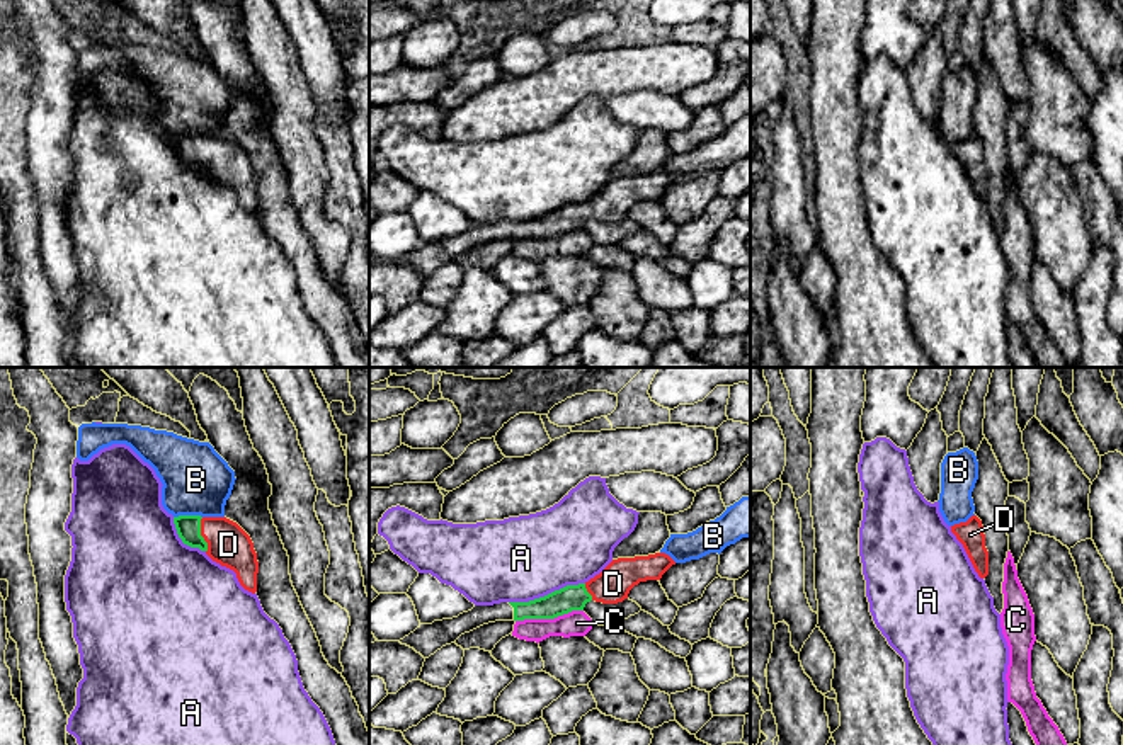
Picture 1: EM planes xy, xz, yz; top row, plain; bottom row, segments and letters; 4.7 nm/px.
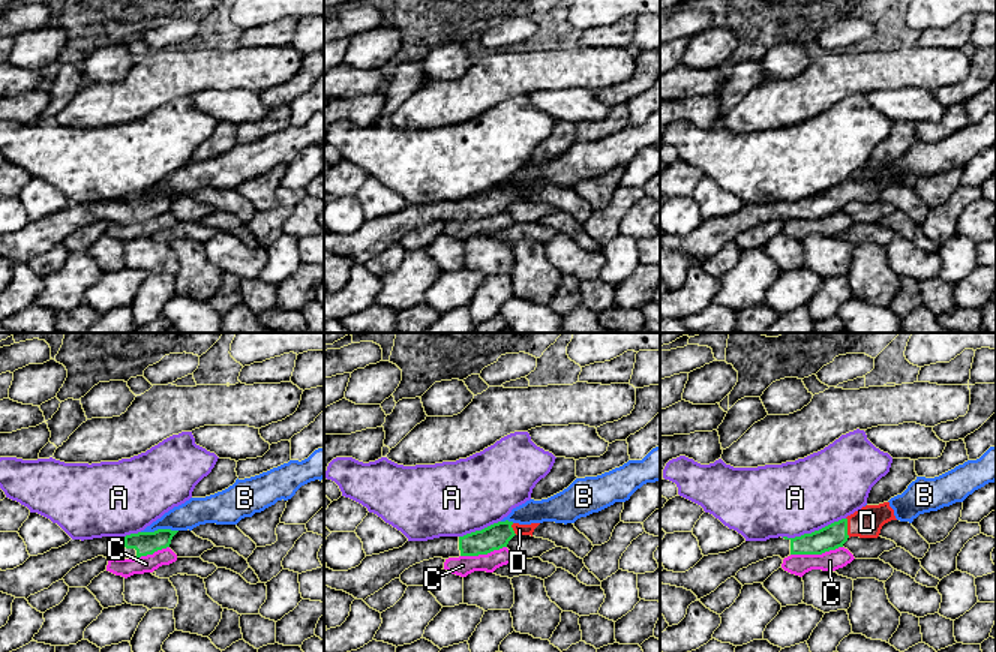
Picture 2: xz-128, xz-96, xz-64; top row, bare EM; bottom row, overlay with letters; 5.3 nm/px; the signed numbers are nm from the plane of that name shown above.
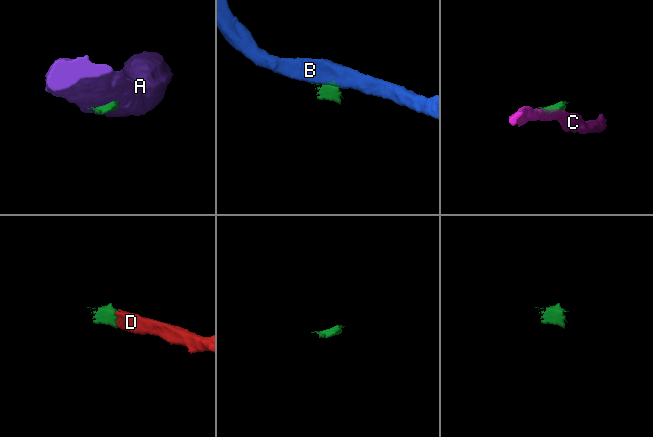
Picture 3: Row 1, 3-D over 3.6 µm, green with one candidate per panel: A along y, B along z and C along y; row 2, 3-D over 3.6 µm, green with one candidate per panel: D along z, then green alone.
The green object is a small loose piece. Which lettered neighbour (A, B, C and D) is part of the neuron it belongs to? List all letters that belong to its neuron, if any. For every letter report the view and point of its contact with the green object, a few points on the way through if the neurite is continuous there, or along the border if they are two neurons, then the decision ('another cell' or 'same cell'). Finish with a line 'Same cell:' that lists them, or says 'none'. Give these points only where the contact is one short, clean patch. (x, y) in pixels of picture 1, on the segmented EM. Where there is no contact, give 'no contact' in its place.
A: contact xz (548, 594); another cell
B: contact xy (188, 516); another cell
C: contact xz (548, 618); another cell
D: contact xy (199, 534); way xy (188, 528), (199, 534), (215, 534), (228, 545); same cell
Same cell: D

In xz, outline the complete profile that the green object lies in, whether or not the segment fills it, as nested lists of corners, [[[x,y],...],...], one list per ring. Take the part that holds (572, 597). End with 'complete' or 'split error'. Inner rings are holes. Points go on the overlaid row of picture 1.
[[[665,553],[613,560],[599,575],[585,583],[567,585],[544,597],[529,602],[500,602],[475,606],[453,619],[420,624],[413,633],[400,640],[429,658],[461,634],[495,621],[555,619],[572,611],[584,611],[590,600],[618,604],[628,599],[630,590],[640,582],[660,580],[676,561]]]; split error

